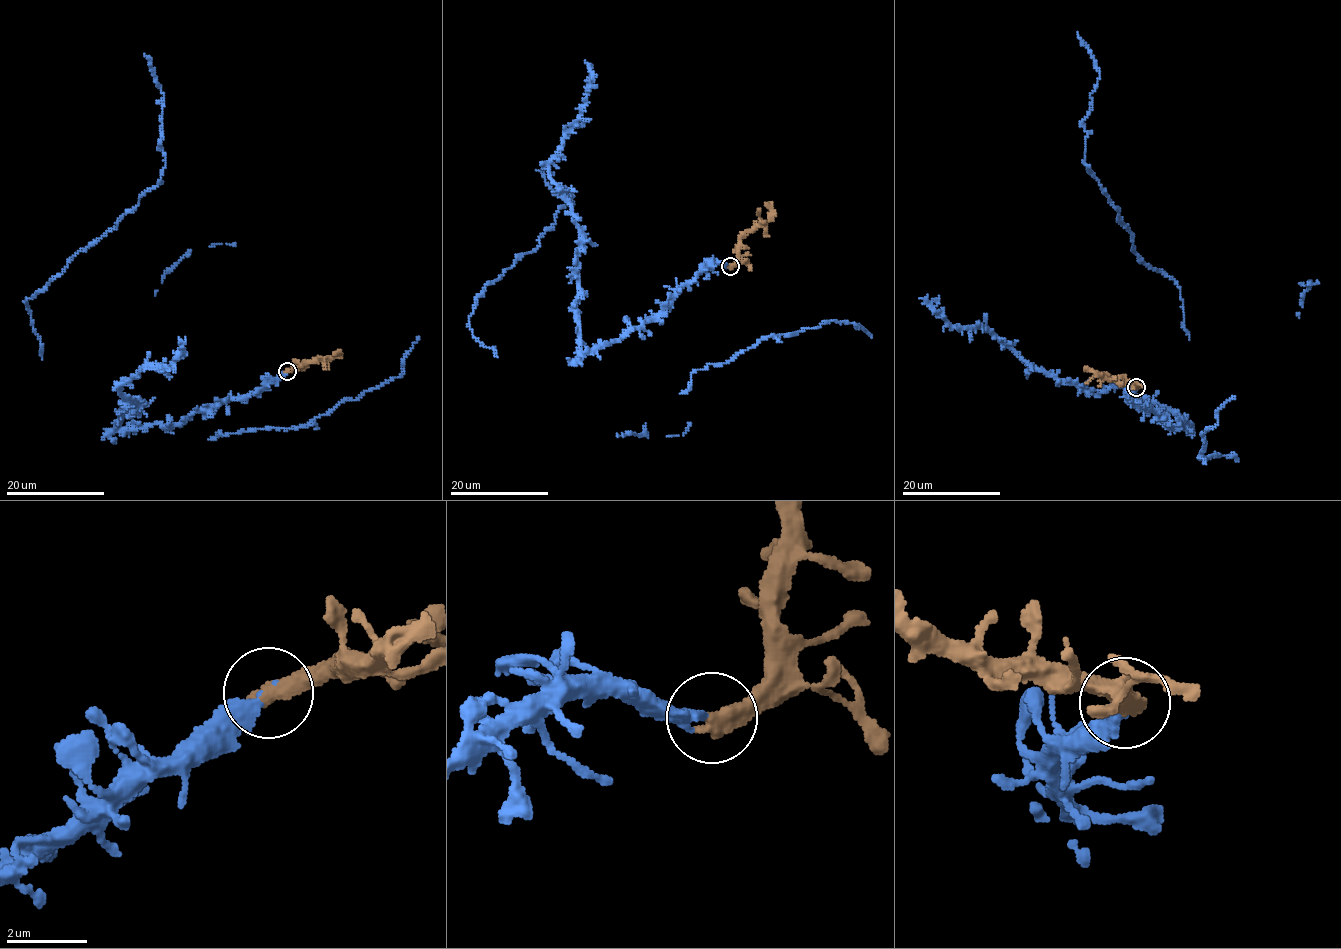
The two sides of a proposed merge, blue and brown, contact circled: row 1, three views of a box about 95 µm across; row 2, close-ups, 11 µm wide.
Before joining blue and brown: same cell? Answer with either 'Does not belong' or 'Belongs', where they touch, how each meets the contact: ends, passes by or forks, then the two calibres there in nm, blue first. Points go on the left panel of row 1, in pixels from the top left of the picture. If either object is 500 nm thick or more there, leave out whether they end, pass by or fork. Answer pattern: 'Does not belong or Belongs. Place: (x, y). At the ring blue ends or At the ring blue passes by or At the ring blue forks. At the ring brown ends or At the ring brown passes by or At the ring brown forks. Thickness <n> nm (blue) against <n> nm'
Belongs. Place: (287, 371). Thickness 320 nm (blue) against 500 nm

